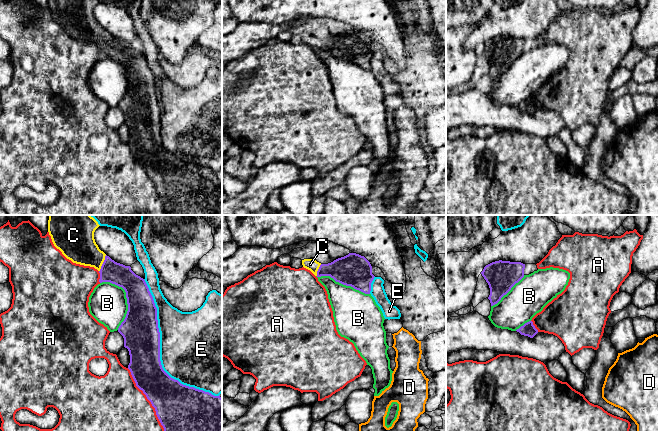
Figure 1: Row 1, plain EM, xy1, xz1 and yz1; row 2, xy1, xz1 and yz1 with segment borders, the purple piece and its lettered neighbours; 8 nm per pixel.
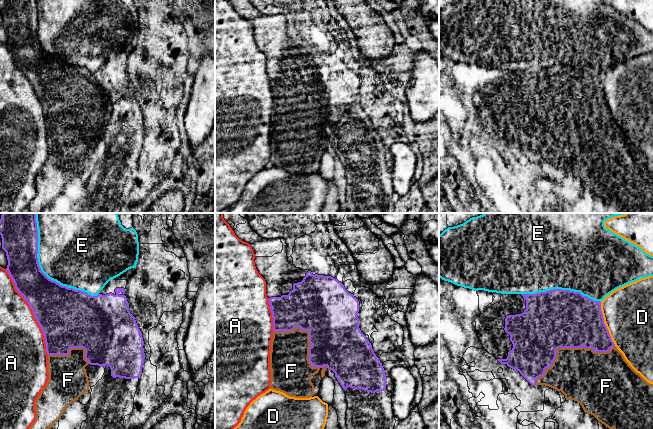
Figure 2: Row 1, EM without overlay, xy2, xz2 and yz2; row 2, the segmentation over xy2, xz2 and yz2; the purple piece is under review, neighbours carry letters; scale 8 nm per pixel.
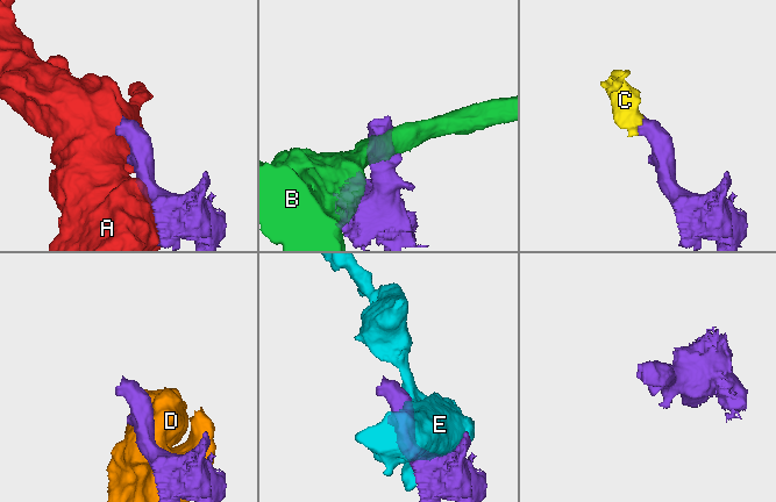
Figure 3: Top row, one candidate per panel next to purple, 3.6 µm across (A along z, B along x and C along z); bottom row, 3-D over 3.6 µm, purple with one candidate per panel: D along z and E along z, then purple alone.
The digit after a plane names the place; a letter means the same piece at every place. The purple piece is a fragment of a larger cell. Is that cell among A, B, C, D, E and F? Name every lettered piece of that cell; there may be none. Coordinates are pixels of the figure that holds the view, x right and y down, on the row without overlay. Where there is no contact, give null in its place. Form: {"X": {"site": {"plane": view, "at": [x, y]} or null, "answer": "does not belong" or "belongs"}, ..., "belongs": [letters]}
{"A": {"site": {"plane": "xy2", "at": [33, 88]}, "answer": "does not belong"}, "B": {"site": {"plane": "xy1", "at": [127, 75]}, "answer": "does not belong"}, "C": {"site": {"plane": "xy1", "at": [103, 39]}, "answer": "belongs"}, "D": {"site": {"plane": "yz2", "at": [604, 100]}, "answer": "does not belong"}, "E": {"site": {"plane": "xy1", "at": [159, 128]}, "answer": "does not belong"}, "F": {"site": {"plane": "yz2", "at": [566, 123]}, "answer": "belongs"}, "belongs": ["C", "F"]}

